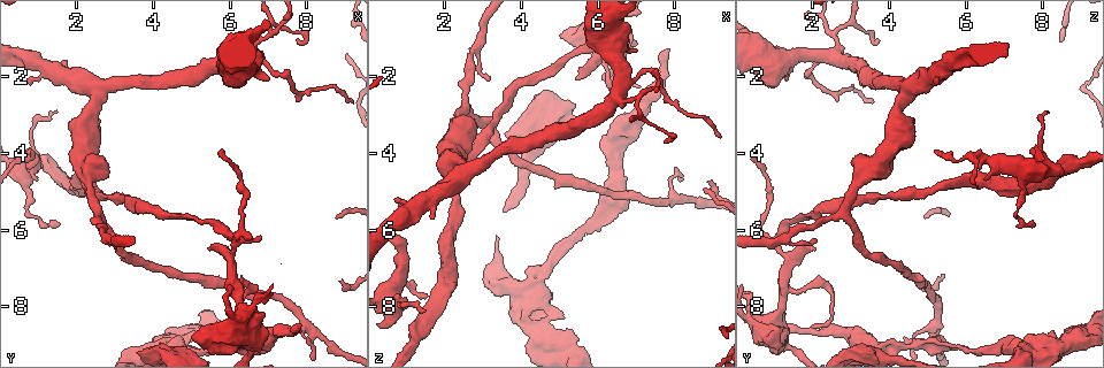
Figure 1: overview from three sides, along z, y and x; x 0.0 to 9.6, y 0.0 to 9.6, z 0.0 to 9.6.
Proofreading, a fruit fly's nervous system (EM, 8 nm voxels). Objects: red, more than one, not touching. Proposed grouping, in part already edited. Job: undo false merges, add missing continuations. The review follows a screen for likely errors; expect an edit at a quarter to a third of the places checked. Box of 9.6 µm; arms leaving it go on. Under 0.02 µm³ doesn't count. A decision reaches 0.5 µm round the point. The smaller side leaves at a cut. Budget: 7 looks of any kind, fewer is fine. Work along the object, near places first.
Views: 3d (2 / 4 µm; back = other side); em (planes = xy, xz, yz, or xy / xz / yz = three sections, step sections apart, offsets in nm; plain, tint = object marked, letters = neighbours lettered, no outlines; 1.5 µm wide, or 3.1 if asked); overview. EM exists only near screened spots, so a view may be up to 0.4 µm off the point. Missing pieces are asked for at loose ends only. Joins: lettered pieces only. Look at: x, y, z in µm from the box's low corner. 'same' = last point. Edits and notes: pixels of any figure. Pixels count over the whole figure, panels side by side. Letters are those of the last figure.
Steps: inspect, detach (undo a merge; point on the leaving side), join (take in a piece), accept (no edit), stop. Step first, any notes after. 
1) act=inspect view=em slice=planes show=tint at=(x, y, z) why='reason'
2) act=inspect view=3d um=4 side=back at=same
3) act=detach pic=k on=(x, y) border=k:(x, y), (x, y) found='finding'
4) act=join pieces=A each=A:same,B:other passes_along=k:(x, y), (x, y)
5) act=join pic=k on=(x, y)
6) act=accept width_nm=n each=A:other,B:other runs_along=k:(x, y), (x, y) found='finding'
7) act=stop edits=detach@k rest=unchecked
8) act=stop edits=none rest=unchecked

act=inspect view=3d um=4 at=(6.20, 7.50, 1.95) why='narrows sharply'

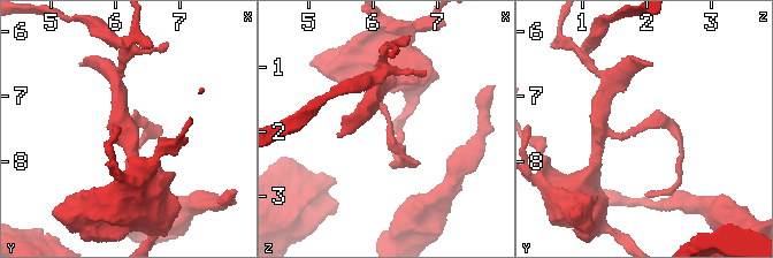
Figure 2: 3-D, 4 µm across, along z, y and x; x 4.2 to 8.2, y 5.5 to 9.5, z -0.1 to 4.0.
act=inspect view=em slice=xz step=4 show=letters at=(6.25, 7.50, 1.90) why='need the tissue'

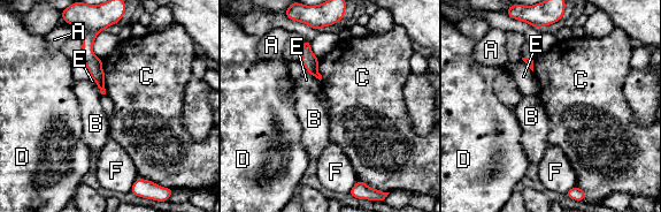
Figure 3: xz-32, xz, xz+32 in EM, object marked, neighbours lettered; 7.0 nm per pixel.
act=accept width_nm=30 each=A:other,B:other,C:other,D:other,E:other,F:other runs_along=3:(87, 43), (101, 88) found='one cell here'

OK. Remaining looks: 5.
act=inspect view=em slice=xy step=8 show=tint at=(7.85, 8.50, 1.25) why='end of a long branch'

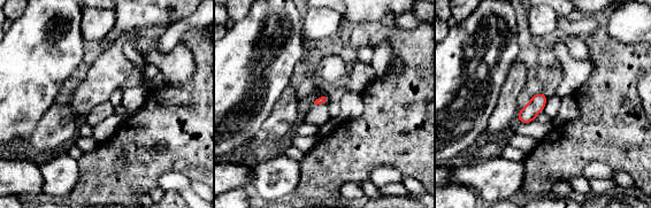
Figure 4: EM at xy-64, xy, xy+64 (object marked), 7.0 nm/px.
act=inspect view=em slice=xy step=8 show=letters at=same

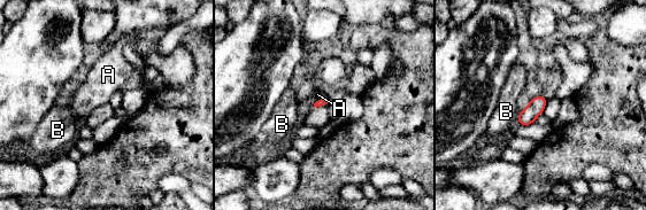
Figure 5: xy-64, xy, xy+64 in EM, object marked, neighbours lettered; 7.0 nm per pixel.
act=accept longest_contact=A:120nm each=A:other,B:other border=5:(324, 95), (313, 106) found='no lettered piece goes on from it'

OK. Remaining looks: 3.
act=inspect view=em slice=planes show=tint at=(6.45, 1.55, 1.35) why='calibre changes'

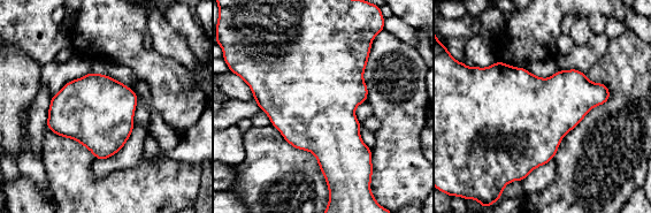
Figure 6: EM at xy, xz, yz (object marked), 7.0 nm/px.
act=inspect view=em slice=planes show=letters at=same why='see the neighbours'

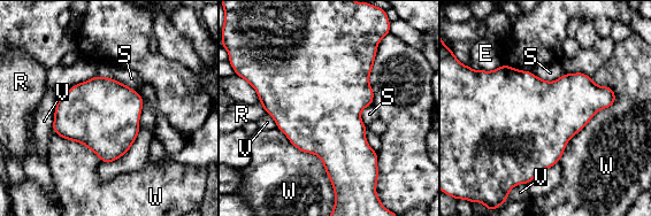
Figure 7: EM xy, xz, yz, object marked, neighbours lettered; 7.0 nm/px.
act=accept width_nm=500 each=E:other,R:other,S:other,V:other,W:other border=7:(96, 75), (115, 78), (142, 98) found='continuous, no second cell'

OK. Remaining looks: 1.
act=stop edits=none rest=unchecked

